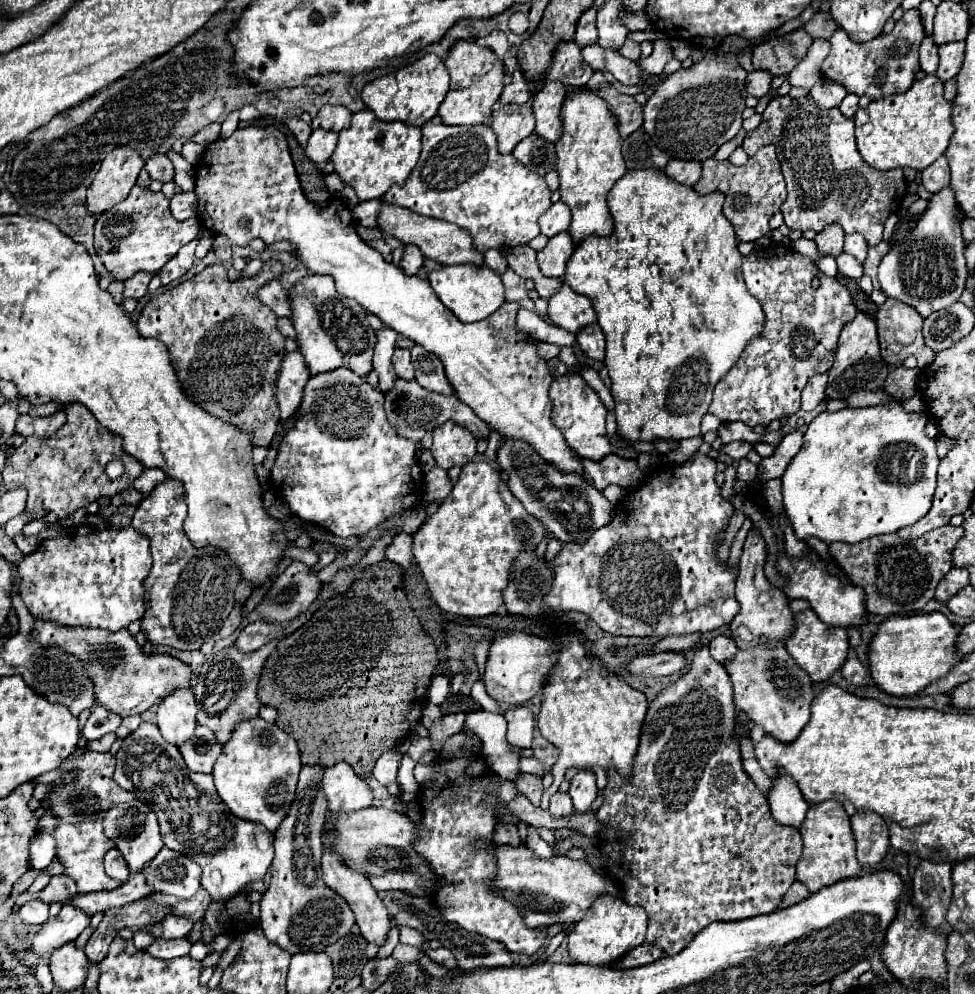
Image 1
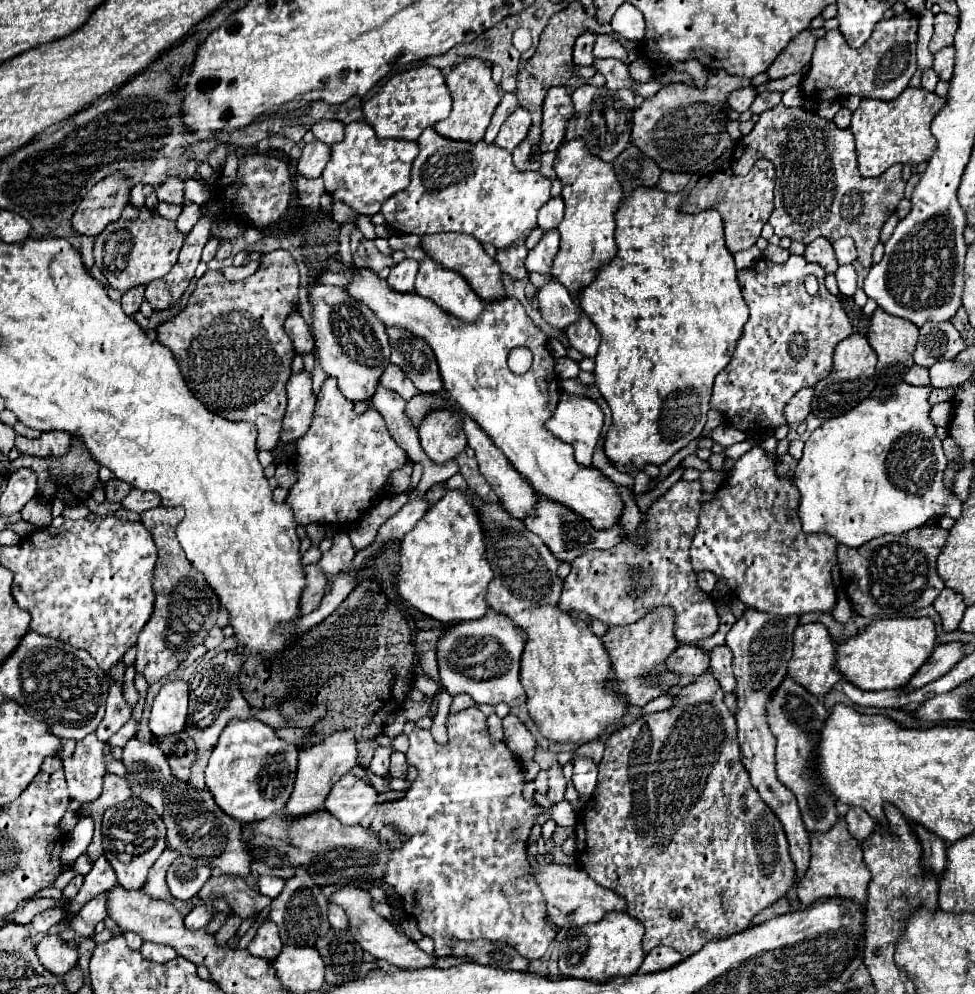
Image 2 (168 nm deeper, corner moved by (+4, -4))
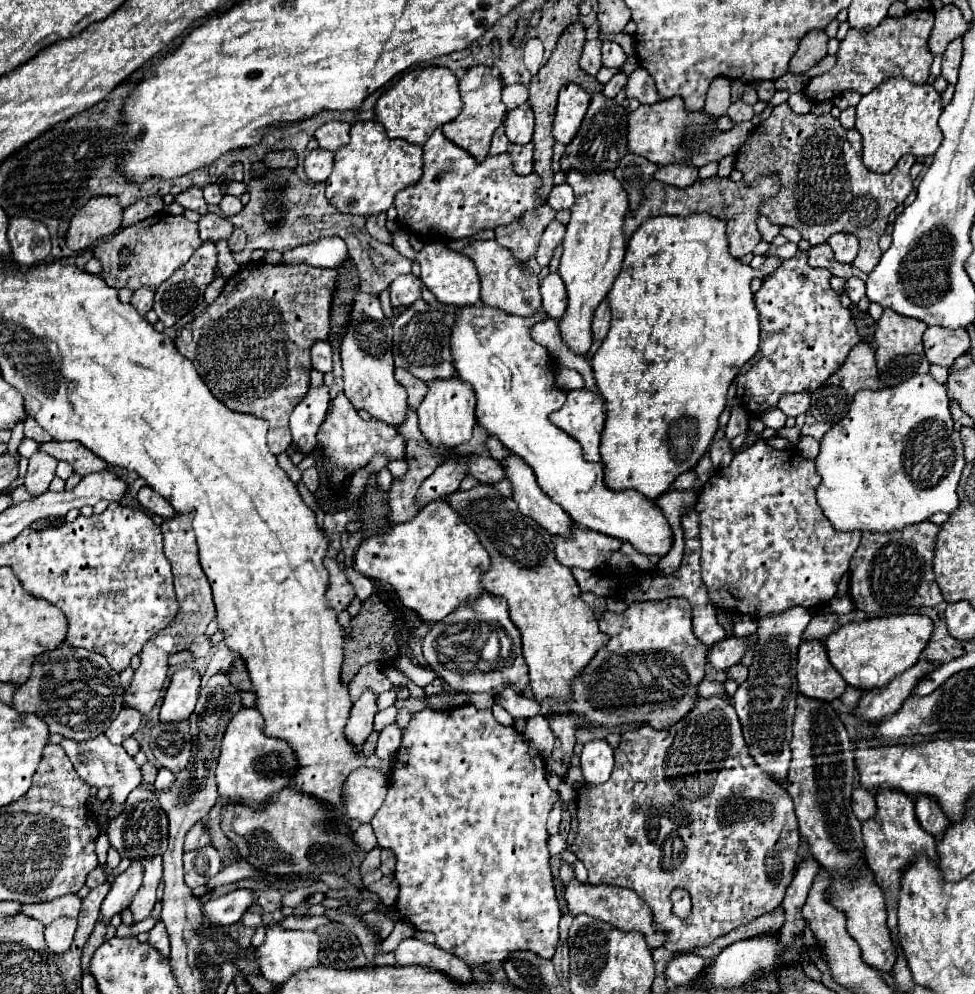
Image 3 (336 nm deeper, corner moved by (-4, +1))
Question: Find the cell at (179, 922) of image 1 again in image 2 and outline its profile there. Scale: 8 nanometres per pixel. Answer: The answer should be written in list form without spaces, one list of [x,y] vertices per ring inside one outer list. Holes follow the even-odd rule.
[[[202,904],[202,906],[196,906],[196,908],[186,916],[184,924],[186,924],[188,928],[192,928],[192,930],[206,928],[206,926],[212,922],[214,914],[216,914],[214,910],[208,910],[208,906],[206,906],[206,904]]]

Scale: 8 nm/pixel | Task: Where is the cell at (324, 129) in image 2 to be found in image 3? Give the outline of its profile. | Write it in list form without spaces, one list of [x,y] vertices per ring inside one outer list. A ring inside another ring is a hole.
[[[330,121],[330,123],[324,123],[322,127],[318,127],[314,137],[316,137],[320,147],[336,151],[336,149],[340,149],[342,145],[346,145],[350,141],[348,133],[350,133],[350,125],[348,123]]]

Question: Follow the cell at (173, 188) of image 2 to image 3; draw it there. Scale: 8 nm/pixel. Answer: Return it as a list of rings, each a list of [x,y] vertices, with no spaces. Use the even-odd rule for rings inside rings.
[[[188,187],[186,191],[178,193],[176,195],[176,203],[180,203],[184,209],[192,209],[192,211],[196,211],[200,215],[208,213],[208,205],[206,205],[206,201],[202,197],[202,189],[200,187]]]

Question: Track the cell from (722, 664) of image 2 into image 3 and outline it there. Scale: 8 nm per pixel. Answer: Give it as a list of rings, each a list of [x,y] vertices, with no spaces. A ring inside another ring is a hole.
[[[736,663],[736,665],[732,665],[732,669],[726,671],[726,677],[732,679],[732,681],[736,681],[738,685],[746,679],[746,675],[748,675],[748,669],[742,663]]]

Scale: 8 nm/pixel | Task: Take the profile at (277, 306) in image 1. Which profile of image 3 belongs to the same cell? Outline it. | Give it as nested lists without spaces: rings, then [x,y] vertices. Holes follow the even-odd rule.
[[[316,341],[310,349],[312,357],[312,367],[318,369],[320,373],[332,371],[332,347],[328,341]]]

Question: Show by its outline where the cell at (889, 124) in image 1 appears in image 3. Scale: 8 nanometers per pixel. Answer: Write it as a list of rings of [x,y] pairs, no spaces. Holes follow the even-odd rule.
[[[894,77],[892,81],[882,83],[874,91],[862,97],[862,101],[856,107],[856,129],[862,135],[864,141],[864,151],[862,151],[862,161],[866,169],[874,173],[888,173],[902,155],[916,155],[916,157],[928,157],[934,155],[936,149],[942,143],[942,133],[938,127],[938,117],[942,113],[942,97],[936,93],[936,89],[928,83],[924,85],[914,85],[902,77]]]

